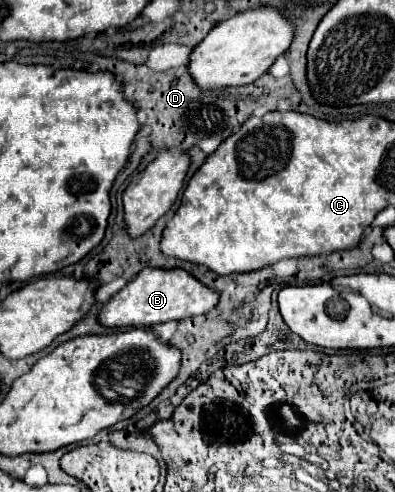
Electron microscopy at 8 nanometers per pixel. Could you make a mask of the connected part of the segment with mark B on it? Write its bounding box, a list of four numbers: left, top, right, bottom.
[99,267,217,327]

